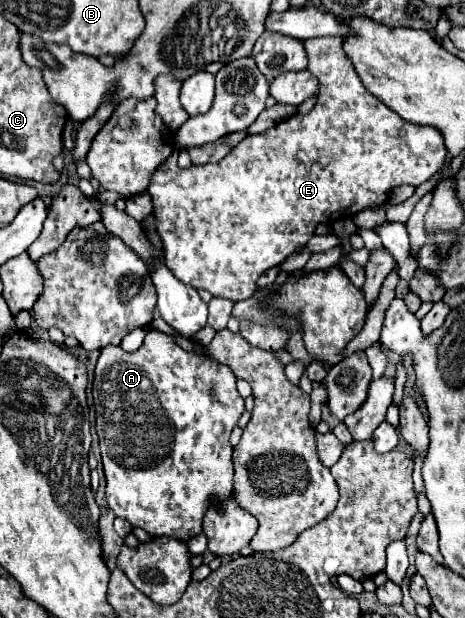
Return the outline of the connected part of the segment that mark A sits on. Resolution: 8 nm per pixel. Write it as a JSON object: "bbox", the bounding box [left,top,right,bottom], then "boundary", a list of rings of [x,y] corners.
{"bbox":[94,329,244,541],"boundary":[[[150,329],[146,333],[144,345],[134,353],[124,353],[120,347],[104,347],[100,351],[100,359],[96,363],[96,379],[94,379],[94,407],[96,407],[96,431],[100,437],[100,451],[102,451],[102,465],[106,475],[106,501],[108,507],[116,513],[116,517],[126,519],[132,527],[144,529],[152,537],[174,537],[178,541],[188,541],[202,533],[202,517],[208,511],[210,503],[214,499],[228,499],[232,495],[232,445],[230,445],[230,433],[236,427],[240,415],[244,413],[244,399],[240,397],[236,389],[236,377],[230,367],[212,361],[208,357],[196,355],[194,351],[184,351],[176,345],[174,337]]]}

